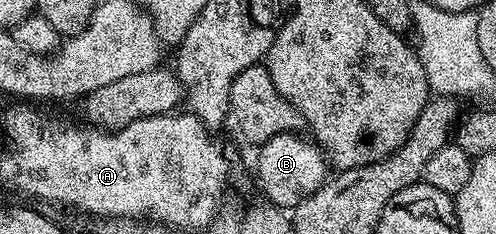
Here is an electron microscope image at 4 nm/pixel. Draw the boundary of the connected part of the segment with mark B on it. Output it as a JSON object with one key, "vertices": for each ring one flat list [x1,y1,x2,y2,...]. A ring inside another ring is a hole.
{"vertices":[[299,132,283,133,259,146,256,157,256,181,260,184,263,200,285,211,295,210,314,191,324,186,330,166,320,146]]}

